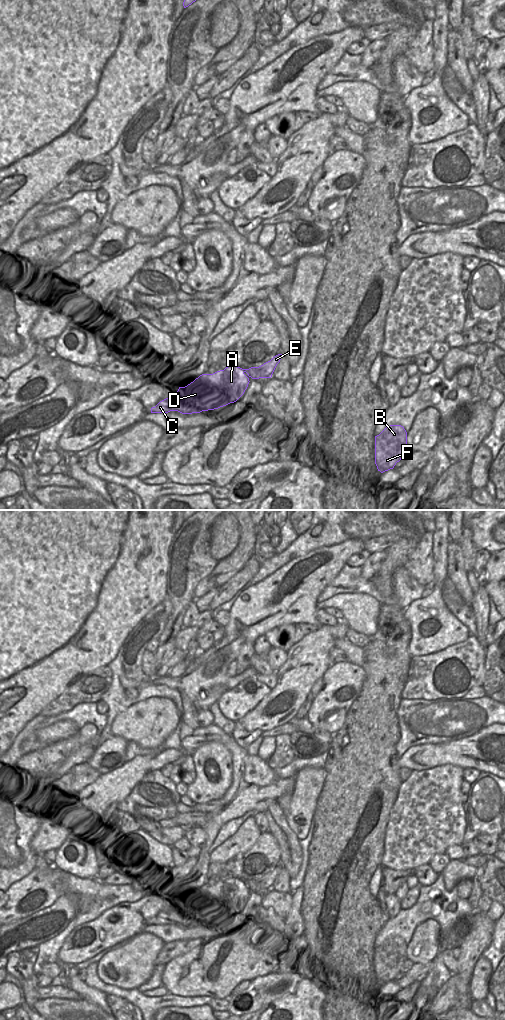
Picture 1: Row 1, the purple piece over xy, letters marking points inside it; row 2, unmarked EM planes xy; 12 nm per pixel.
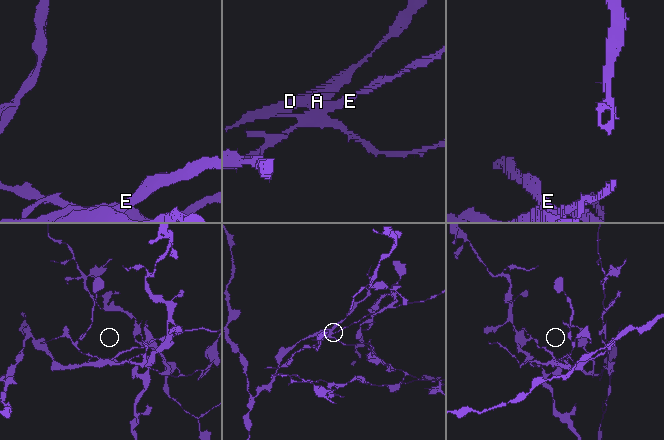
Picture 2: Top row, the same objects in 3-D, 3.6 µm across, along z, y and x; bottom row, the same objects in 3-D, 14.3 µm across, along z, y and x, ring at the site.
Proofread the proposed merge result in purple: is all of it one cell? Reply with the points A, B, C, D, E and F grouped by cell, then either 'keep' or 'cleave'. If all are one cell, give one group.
A C D / B E F | cleave

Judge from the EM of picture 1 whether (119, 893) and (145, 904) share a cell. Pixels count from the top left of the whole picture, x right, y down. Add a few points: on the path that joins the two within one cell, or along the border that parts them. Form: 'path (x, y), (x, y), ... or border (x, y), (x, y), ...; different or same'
border (146, 892), (135, 900), (123, 901), (112, 906); different

